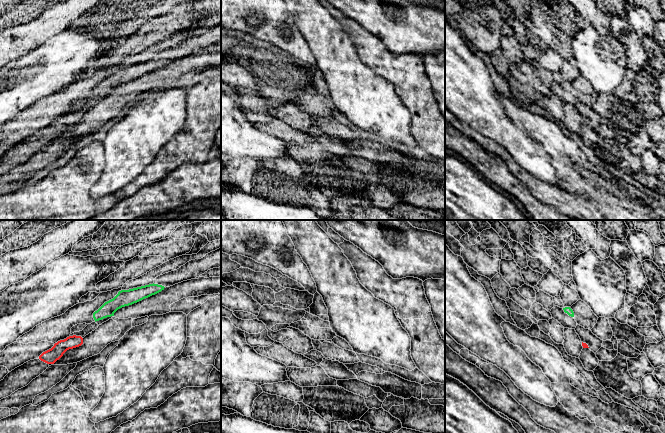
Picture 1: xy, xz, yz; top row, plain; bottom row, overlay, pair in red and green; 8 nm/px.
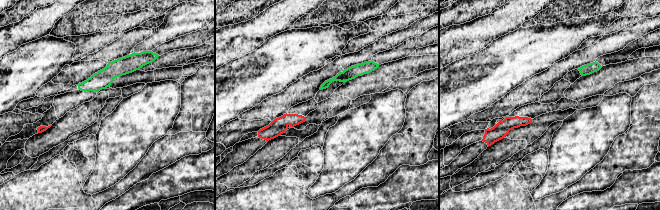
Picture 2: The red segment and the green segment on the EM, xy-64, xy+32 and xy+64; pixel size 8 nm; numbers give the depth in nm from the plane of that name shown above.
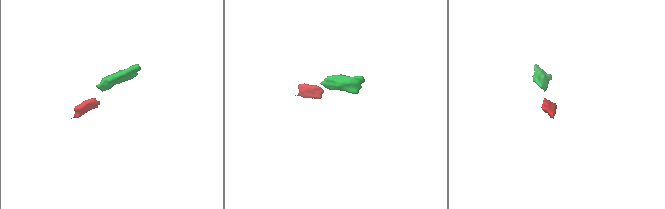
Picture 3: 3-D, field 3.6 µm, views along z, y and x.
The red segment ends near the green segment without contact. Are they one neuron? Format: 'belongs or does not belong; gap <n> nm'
does not belong; gap 170 nm

